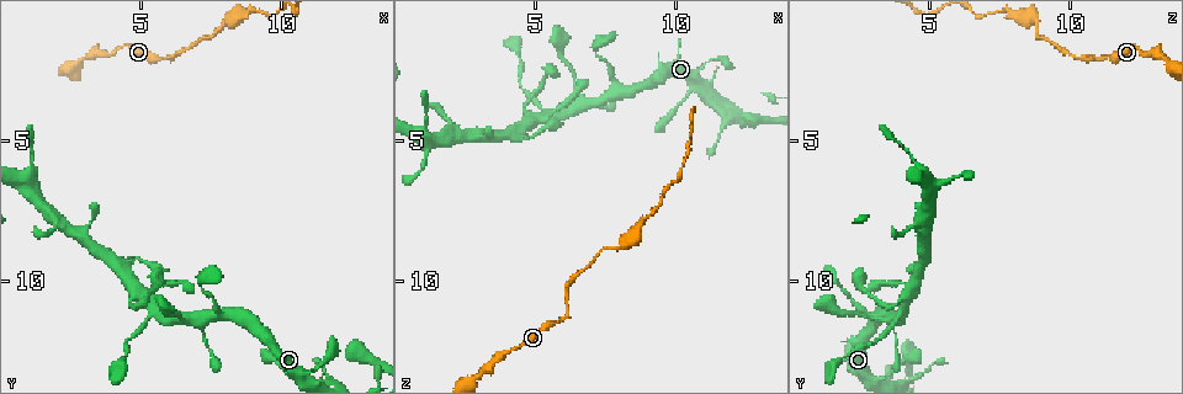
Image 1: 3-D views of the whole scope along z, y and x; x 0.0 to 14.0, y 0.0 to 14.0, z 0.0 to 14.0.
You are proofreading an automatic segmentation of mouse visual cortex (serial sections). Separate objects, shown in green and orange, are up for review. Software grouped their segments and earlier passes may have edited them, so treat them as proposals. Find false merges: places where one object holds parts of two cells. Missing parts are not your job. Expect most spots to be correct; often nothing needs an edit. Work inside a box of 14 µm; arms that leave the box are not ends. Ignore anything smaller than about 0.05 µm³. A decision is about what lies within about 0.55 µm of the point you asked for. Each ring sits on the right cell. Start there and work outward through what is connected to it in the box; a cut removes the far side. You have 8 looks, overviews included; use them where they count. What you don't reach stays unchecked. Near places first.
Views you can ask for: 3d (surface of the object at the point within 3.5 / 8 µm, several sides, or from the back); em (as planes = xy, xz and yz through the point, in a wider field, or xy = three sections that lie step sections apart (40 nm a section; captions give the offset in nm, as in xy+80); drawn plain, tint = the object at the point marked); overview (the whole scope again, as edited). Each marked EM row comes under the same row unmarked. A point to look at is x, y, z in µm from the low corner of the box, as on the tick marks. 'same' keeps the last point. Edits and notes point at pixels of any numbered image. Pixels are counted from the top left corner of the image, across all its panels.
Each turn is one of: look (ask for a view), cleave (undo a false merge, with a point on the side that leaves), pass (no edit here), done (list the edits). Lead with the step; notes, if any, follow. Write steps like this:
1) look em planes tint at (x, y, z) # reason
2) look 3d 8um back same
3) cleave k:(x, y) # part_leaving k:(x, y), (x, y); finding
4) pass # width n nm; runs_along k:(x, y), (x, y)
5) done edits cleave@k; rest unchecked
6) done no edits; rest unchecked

look 3d 3.5um at (5.6, 11.0, 4.0) # sharp bend

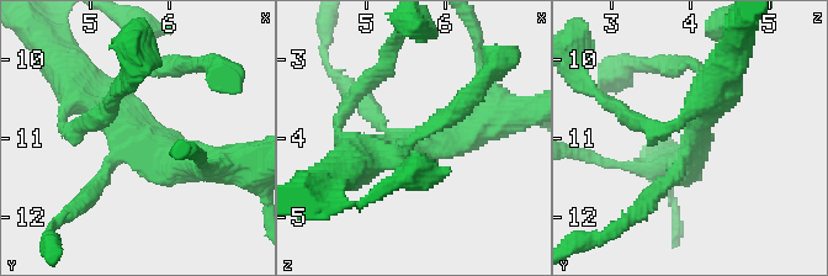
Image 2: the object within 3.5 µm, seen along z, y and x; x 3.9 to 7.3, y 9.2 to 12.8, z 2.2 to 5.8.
look em planes tint at (5.65, 11.05, 4.05)

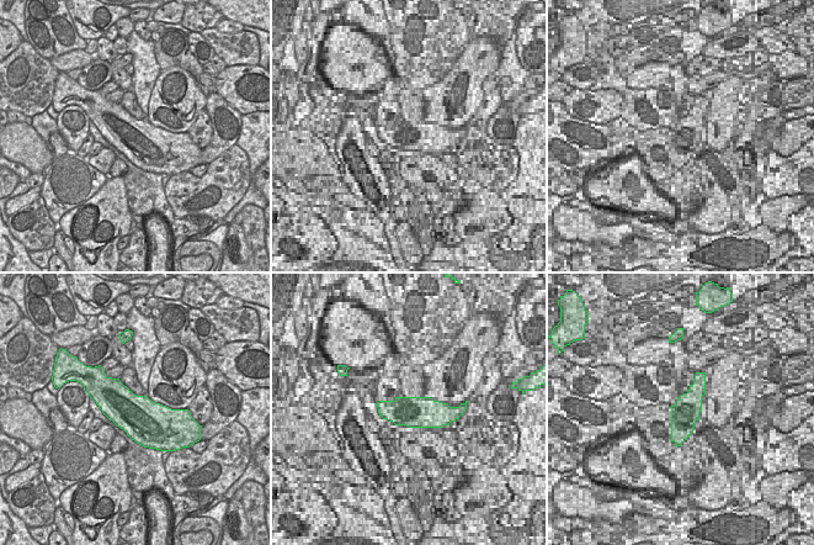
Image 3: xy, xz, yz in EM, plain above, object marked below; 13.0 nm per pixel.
pass # runs_along 2:(217, 165), (148, 147), (84, 90); all the same cell

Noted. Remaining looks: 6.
look 3d 3.5um at (7.3, 11.9, 3.8) # calibre changes

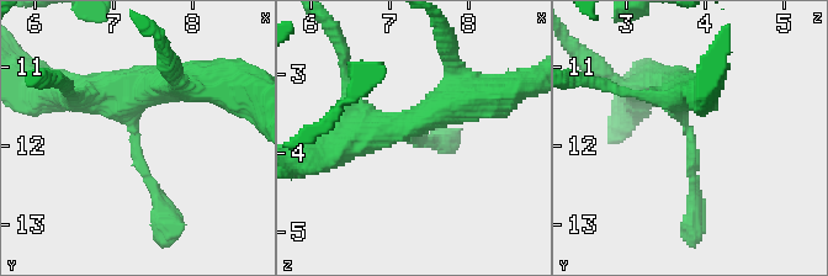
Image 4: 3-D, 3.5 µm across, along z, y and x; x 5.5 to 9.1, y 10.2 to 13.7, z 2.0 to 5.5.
look em planes tint at (7.25, 12.00, 3.80)

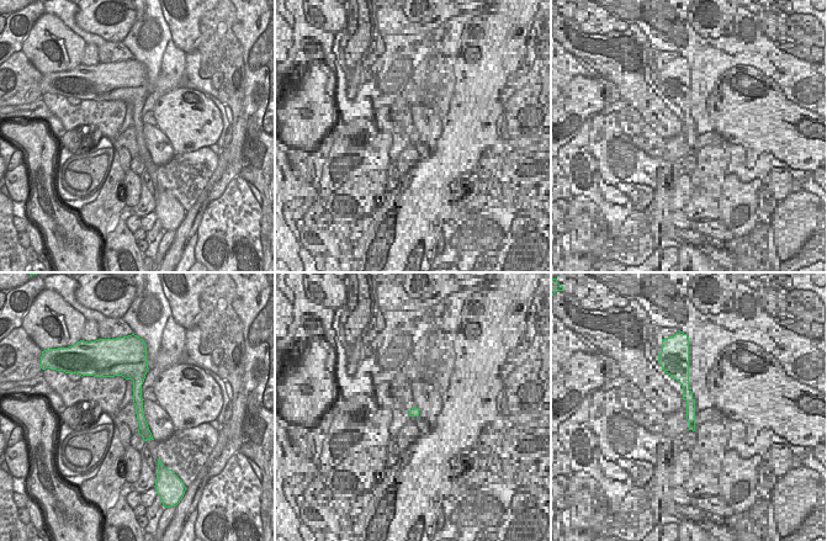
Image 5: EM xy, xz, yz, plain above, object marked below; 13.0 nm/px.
pass # runs_along 5:(133, 371), (147, 436); all the same cell

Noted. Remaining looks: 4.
look 3d 3.5um at (2.1, 7.8, 5.0)

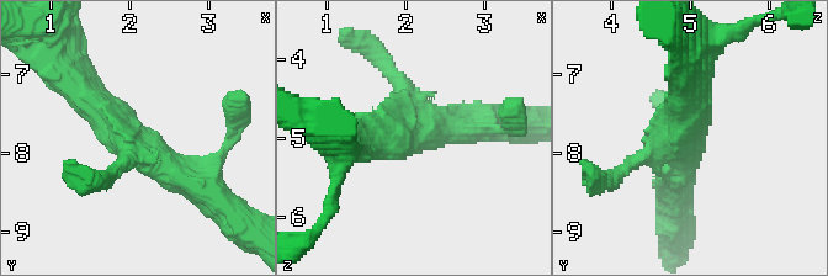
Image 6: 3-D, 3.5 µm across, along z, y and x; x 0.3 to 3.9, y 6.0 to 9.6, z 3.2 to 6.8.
look em xy step 5 tint at (2.00, 7.85, 4.95) # arms 3; arm_widths 200, 400, 400 nm

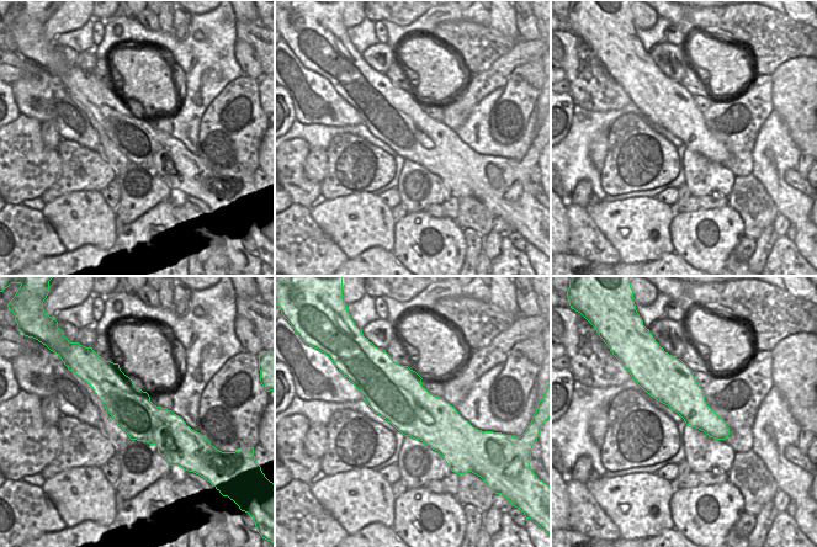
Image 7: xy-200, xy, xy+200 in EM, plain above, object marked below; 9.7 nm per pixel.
pass # runs_along 6:(201, 186), (133, 142), (73, 80); continuous, no second cell

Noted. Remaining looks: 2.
done no edits; rest unchecked

